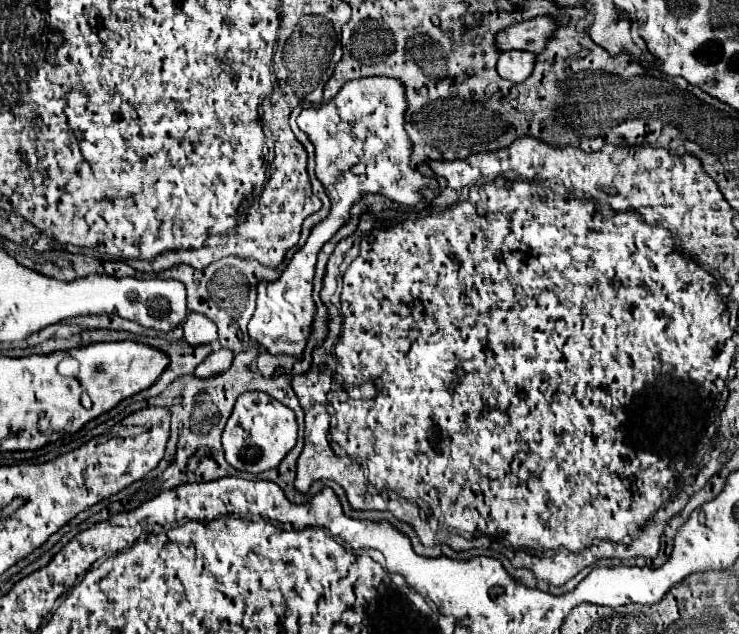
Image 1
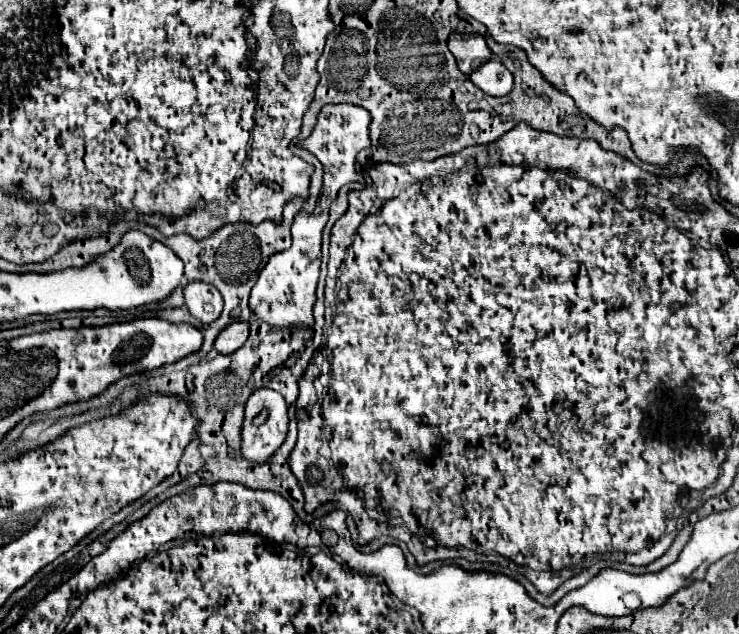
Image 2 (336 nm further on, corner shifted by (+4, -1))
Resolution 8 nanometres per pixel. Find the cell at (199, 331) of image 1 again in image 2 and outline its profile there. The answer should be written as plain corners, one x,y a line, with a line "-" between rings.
188,282
184,286
184,298
192,316
202,320
204,326
212,324
220,316
224,306
222,294
206,282

